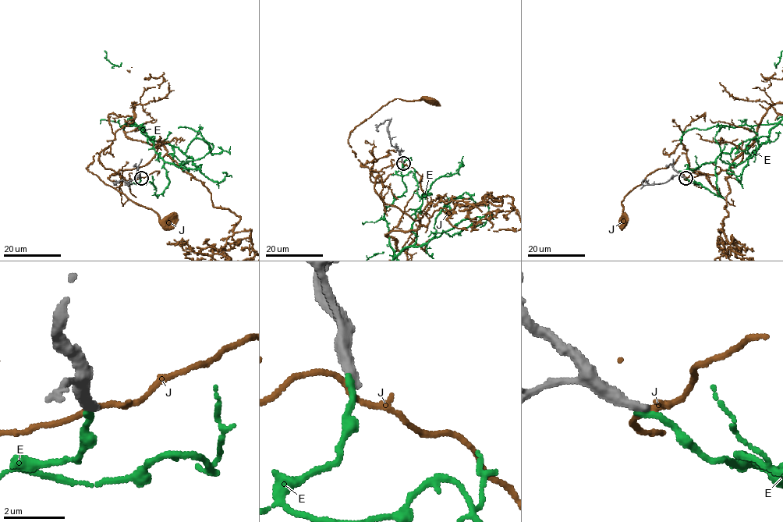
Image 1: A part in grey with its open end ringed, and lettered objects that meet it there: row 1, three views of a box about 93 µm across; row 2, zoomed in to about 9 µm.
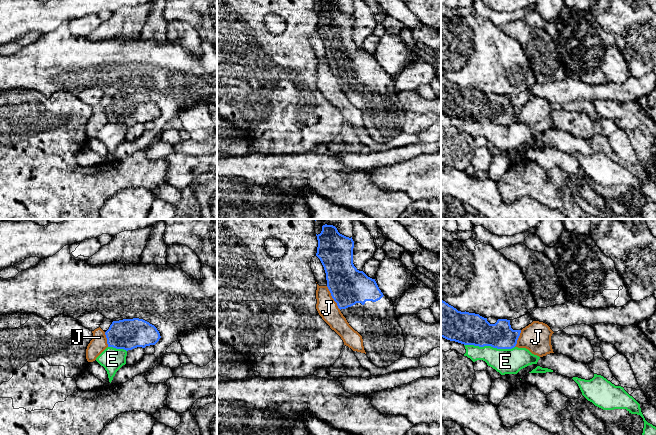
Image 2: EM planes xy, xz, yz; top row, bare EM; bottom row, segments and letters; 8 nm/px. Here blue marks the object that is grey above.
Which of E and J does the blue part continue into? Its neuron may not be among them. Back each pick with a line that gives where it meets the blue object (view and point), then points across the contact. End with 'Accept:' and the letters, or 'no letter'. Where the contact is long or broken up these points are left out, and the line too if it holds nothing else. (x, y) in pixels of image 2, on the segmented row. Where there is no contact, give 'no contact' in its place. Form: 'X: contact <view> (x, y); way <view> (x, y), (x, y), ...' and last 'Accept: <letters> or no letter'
Accept: no letter

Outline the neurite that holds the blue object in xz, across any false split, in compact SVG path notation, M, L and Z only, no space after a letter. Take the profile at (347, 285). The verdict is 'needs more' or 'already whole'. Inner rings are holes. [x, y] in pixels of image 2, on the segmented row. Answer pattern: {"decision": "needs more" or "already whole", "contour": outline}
{"decision": "needs more", "contour": "M323 225L320 234L316 234L318 247L316 256L320 259L327 280L327 287L332 298L337 303L343 316L349 325L357 331L363 339L363 346L369 360L378 368L386 368L402 357L405 347L402 328L398 324L398 316L394 312L394 304L379 289L375 279L368 277L363 271L359 271L353 264L354 241L340 234L333 225Z"}

